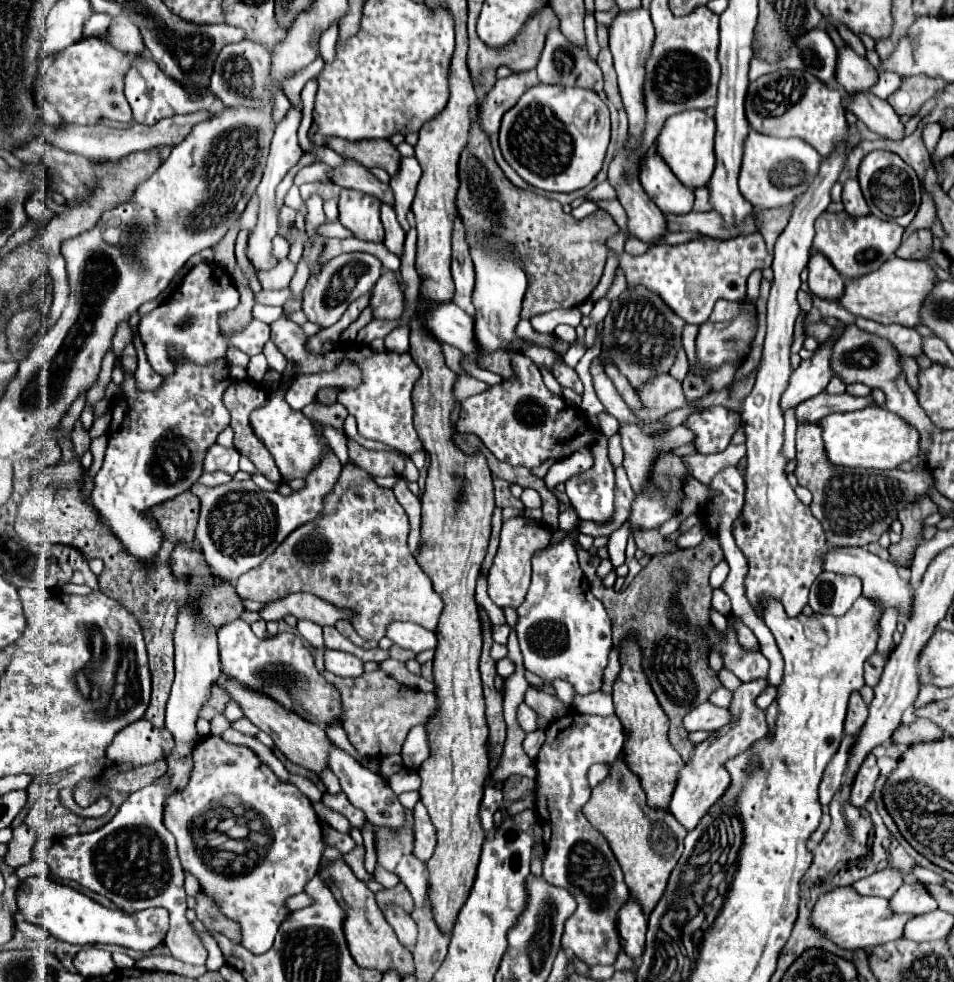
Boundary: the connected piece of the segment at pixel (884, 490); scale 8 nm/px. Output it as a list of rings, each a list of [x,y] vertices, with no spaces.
[[[798,424],[796,430],[796,478],[798,484],[808,488],[814,496],[810,510],[812,514],[822,522],[822,528],[826,532],[828,546],[866,546],[870,542],[878,542],[878,538],[890,528],[892,520],[896,520],[898,512],[908,506],[908,502],[918,502],[924,496],[930,496],[930,488],[934,488],[932,474],[928,470],[864,470],[864,468],[846,468],[834,466],[828,462],[828,456],[824,454],[824,440],[822,430],[818,424]]]

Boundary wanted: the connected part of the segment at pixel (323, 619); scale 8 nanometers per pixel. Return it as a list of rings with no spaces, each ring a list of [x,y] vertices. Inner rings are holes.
[[[292,594],[278,602],[266,604],[260,610],[260,616],[264,620],[282,620],[286,614],[292,614],[298,620],[300,618],[312,620],[320,626],[334,626],[336,620],[346,620],[348,612],[334,608],[332,604],[320,602],[320,598],[314,598],[310,594]]]

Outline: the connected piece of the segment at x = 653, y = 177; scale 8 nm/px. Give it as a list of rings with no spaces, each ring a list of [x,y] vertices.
[[[654,148],[648,150],[648,156],[640,168],[640,184],[664,214],[686,214],[692,210],[694,192],[676,180]]]

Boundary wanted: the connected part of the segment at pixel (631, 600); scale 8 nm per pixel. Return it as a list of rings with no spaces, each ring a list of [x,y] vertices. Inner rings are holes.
[[[708,532],[700,546],[678,550],[676,554],[654,556],[648,566],[634,578],[634,582],[624,592],[614,592],[602,586],[596,572],[598,556],[578,548],[580,568],[584,570],[592,594],[604,604],[610,622],[612,622],[612,638],[614,646],[620,652],[622,642],[632,636],[642,650],[642,668],[644,674],[662,706],[662,710],[670,718],[670,744],[682,756],[684,762],[692,758],[694,744],[688,738],[688,732],[682,726],[684,714],[696,708],[702,702],[708,702],[710,694],[720,688],[718,674],[710,668],[708,662],[708,636],[706,630],[710,628],[710,598],[712,588],[708,584],[710,570],[724,560],[716,534]],[[684,570],[688,578],[684,582],[676,582],[674,572]],[[702,634],[702,636],[700,636]]]

